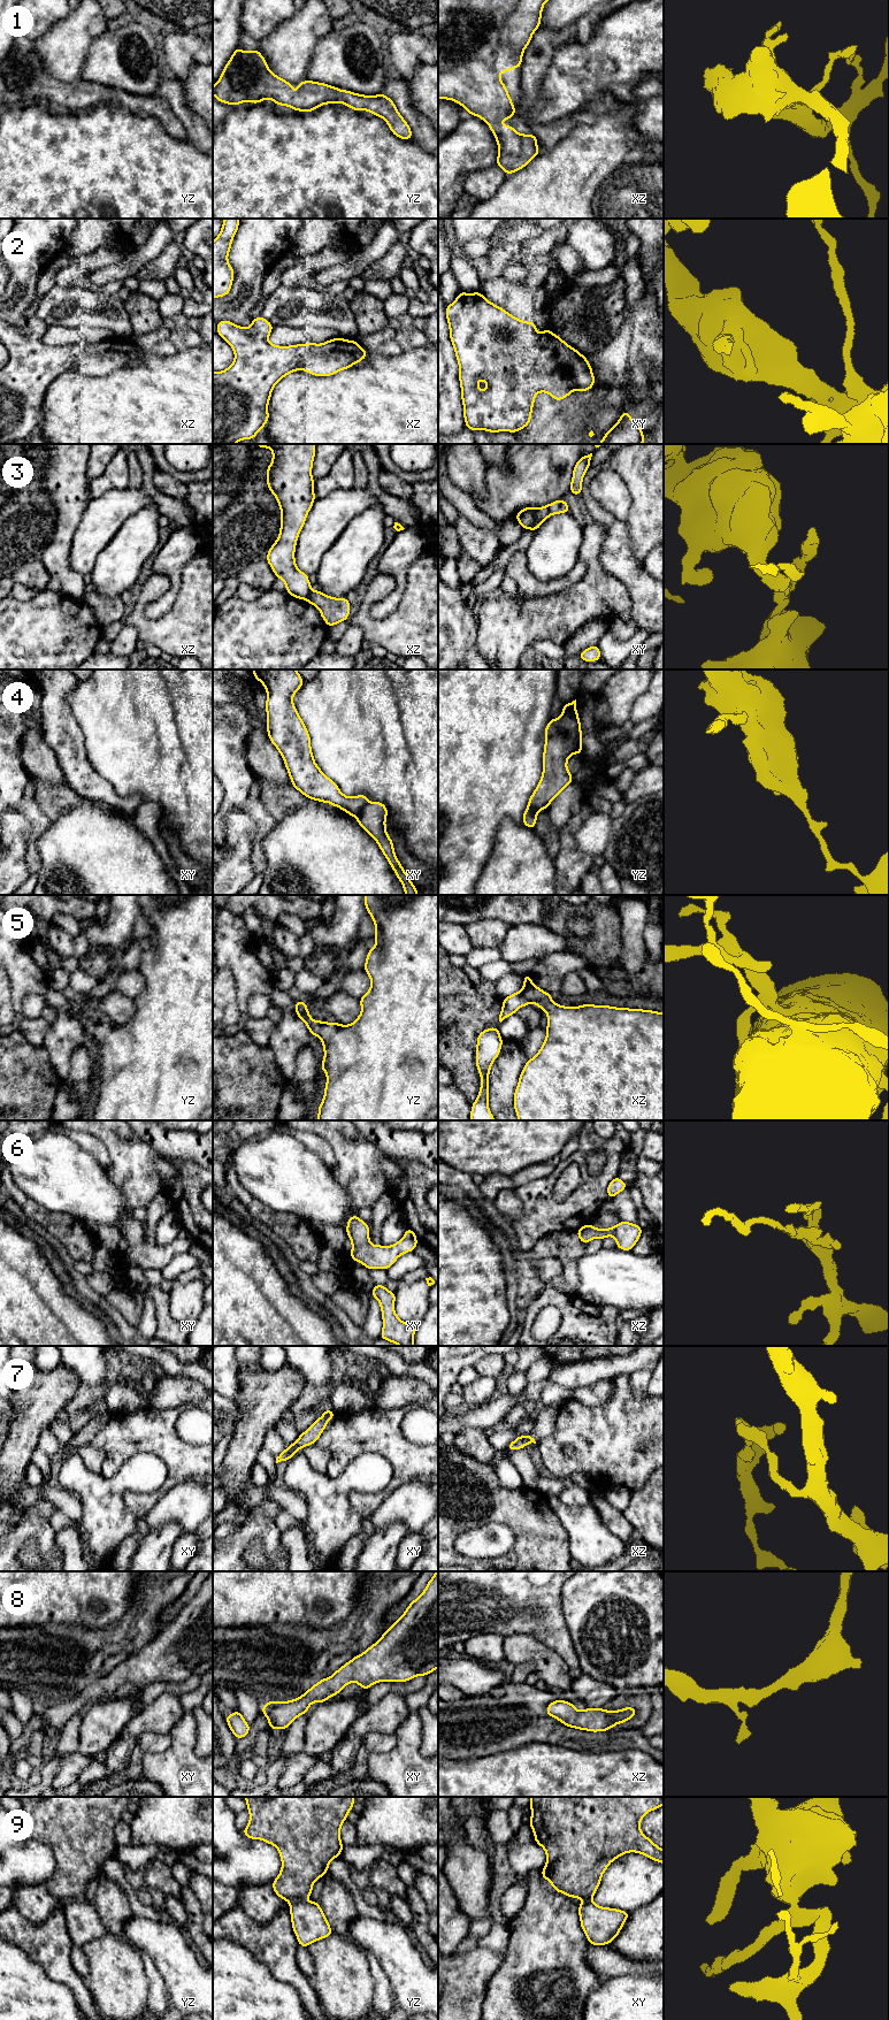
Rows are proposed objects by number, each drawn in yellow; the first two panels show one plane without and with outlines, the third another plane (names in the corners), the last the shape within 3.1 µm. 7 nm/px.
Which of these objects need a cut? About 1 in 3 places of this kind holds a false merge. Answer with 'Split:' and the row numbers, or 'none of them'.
Split: 3, 4, 9

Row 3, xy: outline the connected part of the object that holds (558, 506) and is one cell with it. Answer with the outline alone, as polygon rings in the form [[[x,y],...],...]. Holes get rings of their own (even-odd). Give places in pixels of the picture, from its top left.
[[[564,499],[554,500],[553,503],[545,505],[543,507],[536,508],[535,520],[527,528],[536,531],[539,526],[553,514],[567,513],[570,512],[568,504]]]

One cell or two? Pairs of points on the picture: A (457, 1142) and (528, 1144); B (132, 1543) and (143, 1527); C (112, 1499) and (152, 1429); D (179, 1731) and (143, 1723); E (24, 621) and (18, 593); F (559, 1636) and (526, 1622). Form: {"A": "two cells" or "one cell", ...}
{"A": "one cell", "B": "one cell", "C": "two cells", "D": "two cells", "E": "two cells", "F": "one cell"}

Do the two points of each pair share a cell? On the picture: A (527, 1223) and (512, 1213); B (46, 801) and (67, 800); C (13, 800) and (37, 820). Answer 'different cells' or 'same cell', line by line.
A: different cells
B: same cell
C: same cell

